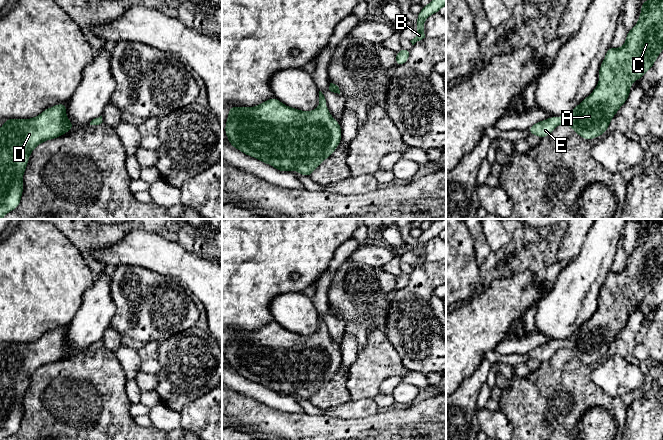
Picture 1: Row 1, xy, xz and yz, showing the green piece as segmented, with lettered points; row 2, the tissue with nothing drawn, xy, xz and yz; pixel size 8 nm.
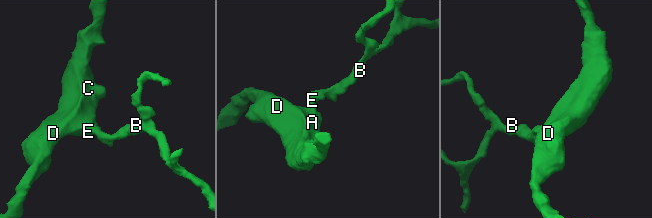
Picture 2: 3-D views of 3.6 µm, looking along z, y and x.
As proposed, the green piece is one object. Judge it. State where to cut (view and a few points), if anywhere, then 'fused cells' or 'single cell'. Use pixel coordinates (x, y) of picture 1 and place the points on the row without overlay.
no cut | single cell

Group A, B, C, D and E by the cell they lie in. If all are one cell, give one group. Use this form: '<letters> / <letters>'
A B C D E

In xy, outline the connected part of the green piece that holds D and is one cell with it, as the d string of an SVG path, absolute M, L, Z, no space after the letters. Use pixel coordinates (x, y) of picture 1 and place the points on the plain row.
M60 327L45 333L31 343L6 343L0 352L0 440L15 434L24 414L23 398L30 382L30 377L38 368L58 362L74 352L66 340L67 327Z

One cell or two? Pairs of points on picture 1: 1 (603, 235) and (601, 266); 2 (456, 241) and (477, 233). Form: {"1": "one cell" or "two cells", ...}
{"1": "one cell", "2": "two cells"}

